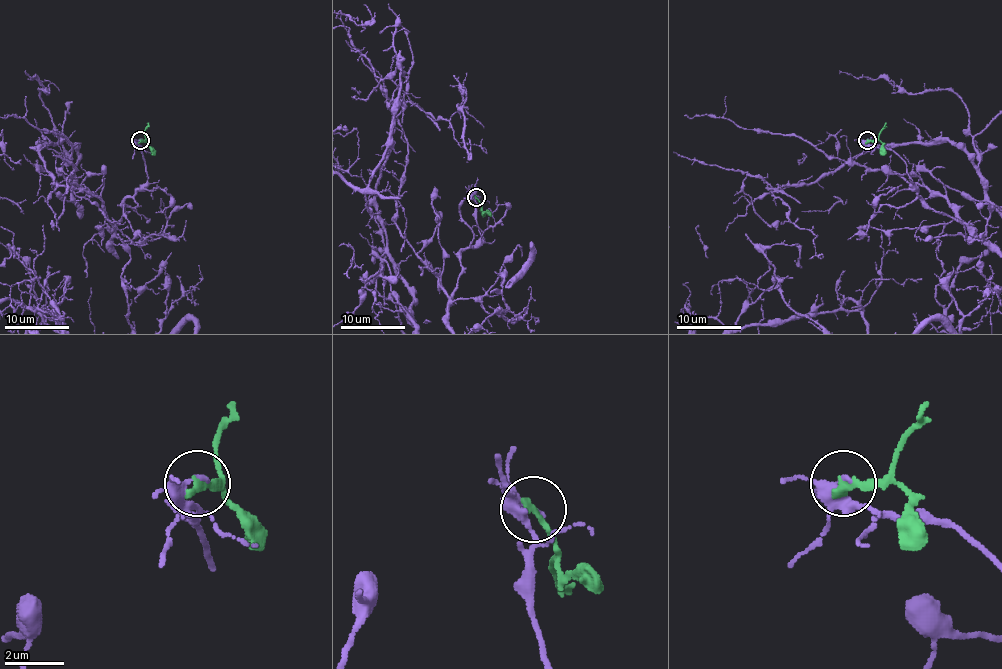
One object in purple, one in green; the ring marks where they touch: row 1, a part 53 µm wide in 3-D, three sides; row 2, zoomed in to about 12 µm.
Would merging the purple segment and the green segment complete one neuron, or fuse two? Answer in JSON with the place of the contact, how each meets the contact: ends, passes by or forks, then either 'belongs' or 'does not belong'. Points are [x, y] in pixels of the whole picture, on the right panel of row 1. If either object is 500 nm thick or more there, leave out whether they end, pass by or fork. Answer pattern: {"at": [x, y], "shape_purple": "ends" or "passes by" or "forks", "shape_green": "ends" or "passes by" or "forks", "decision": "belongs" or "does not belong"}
{"at": [867, 140], "shape_purple": "ends", "shape_green": "ends", "decision": "does not belong"}

